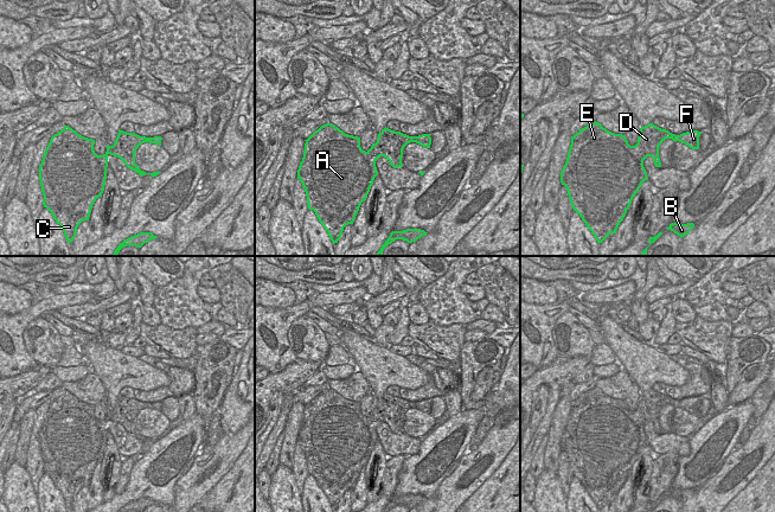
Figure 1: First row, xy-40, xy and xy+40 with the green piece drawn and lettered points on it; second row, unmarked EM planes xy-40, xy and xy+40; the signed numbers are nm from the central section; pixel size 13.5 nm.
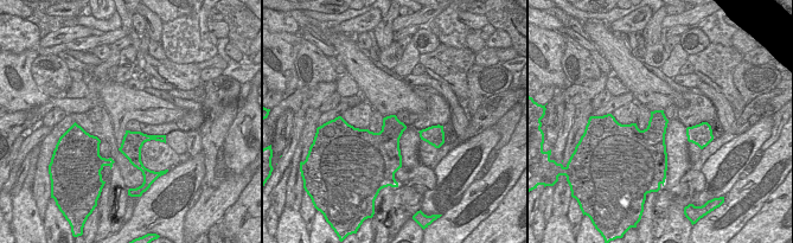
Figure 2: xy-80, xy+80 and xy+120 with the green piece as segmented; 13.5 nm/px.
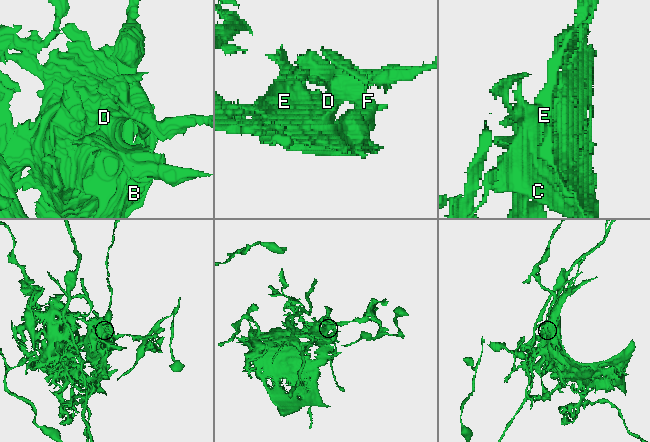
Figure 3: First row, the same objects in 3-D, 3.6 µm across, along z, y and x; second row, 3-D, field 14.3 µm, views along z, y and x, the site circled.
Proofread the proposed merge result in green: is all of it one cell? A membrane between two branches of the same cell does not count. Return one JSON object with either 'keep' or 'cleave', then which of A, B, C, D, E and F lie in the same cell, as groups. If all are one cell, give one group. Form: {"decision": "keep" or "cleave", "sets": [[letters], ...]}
{"decision": "cleave", "sets": [["A", "B", "C", "D", "E"], ["F"]]}

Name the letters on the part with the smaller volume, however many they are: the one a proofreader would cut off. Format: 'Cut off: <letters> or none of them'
Cut off: F

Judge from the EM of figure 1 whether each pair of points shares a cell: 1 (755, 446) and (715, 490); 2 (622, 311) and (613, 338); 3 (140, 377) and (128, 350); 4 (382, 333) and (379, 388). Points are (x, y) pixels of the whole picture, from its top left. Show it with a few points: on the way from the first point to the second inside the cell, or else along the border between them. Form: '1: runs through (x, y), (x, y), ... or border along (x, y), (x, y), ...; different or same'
1: runs through (743, 455), (723, 478); same
2: border along (608, 314), (612, 314), (621, 322); different
3: border along (119, 350), (138, 358); different
4: border along (376, 344), (388, 347); different

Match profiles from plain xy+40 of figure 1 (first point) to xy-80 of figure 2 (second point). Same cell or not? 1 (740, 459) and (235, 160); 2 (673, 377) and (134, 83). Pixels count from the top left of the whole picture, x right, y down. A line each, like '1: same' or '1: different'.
1: different
2: different

